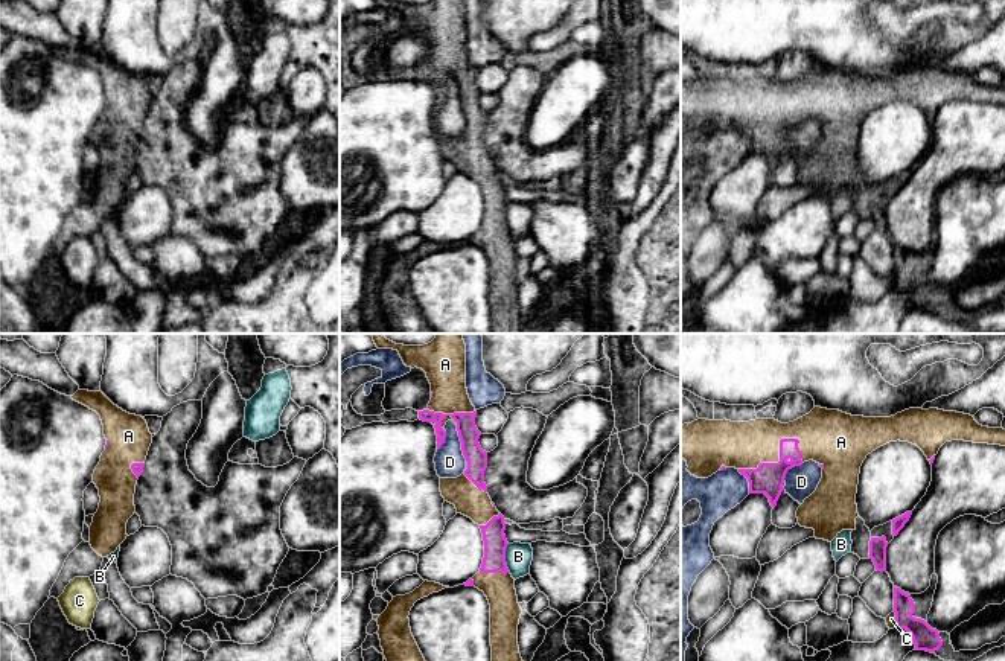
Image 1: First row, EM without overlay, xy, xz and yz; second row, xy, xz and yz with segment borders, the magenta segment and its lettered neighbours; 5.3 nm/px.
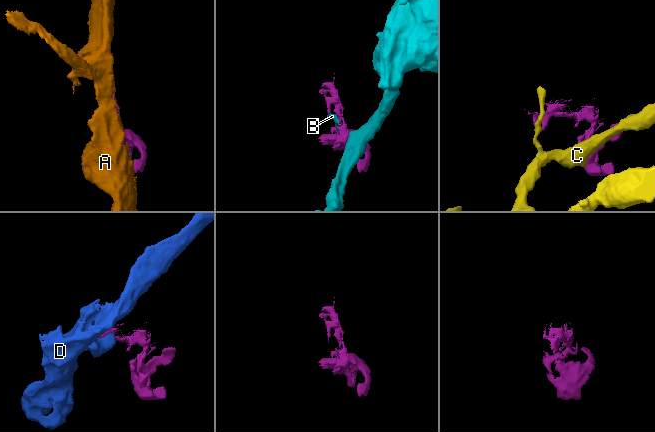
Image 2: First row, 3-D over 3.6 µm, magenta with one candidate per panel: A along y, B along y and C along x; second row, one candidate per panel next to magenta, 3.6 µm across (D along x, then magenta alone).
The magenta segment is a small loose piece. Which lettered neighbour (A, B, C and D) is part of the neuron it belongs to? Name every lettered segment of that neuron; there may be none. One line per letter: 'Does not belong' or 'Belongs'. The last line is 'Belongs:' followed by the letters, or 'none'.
A: Belongs
B: Does not belong
C: Does not belong
D: Does not belong
Belongs: A

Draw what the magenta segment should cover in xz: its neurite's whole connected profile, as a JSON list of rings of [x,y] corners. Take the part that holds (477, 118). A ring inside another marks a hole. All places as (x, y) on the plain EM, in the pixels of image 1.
[[[375,0],[378,8],[397,9],[407,26],[417,26],[426,32],[431,43],[431,59],[428,67],[419,70],[419,78],[431,81],[437,93],[437,107],[445,102],[445,84],[452,79],[457,84],[461,110],[466,117],[466,128],[457,137],[440,137],[440,151],[445,160],[455,164],[457,172],[471,177],[480,184],[484,200],[484,216],[480,230],[469,238],[466,245],[475,245],[484,251],[490,263],[490,334],[525,334],[527,324],[521,317],[518,305],[518,283],[522,268],[518,262],[515,238],[506,222],[506,207],[509,204],[504,189],[504,175],[492,161],[484,142],[487,126],[487,111],[481,108],[478,97],[481,91],[475,85],[477,69],[472,64],[466,47],[466,3],[464,0],[431,0],[423,5],[404,5],[393,0]]]

